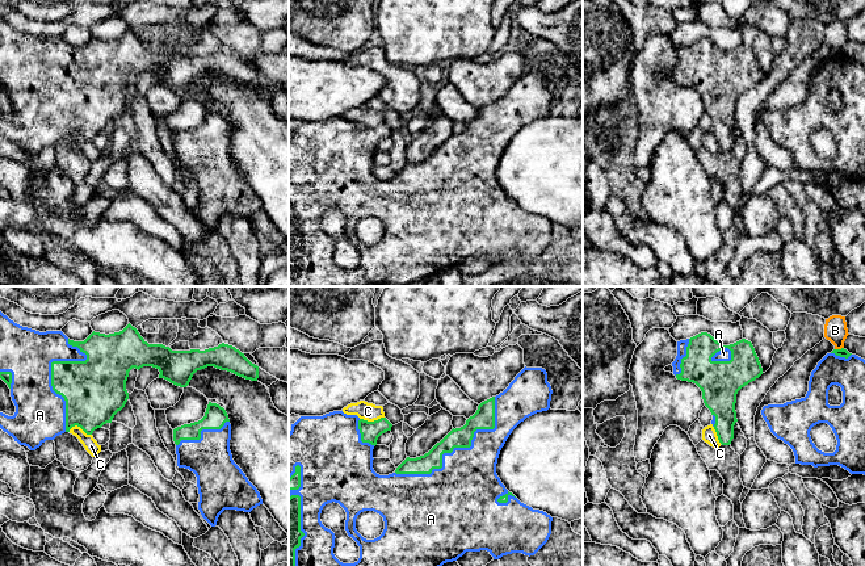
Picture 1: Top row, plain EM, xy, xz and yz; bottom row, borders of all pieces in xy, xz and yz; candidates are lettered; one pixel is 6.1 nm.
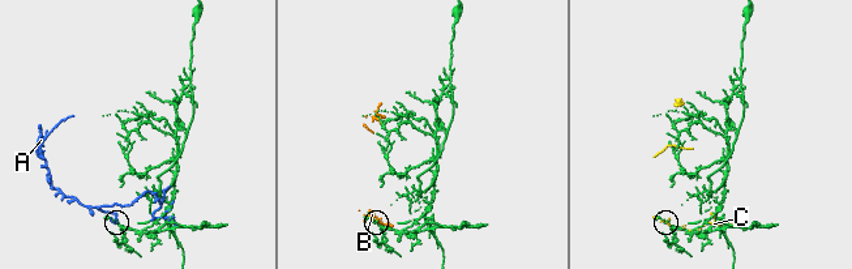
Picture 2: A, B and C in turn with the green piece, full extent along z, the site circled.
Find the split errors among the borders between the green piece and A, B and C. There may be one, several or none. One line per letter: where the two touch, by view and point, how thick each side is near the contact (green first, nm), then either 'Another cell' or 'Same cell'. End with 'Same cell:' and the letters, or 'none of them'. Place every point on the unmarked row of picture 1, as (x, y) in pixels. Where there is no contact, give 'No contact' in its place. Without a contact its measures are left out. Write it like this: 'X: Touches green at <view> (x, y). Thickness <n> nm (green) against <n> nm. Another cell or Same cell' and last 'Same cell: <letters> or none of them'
A: Touches green at xz (458, 152). Thickness 130 nm (green) against 380 nm. Same cell
B: Touches green at yz (839, 55). Thickness 50 nm (green) against 140 nm. Another cell
C: Touches green at xz (372, 128). Thickness 120 nm (green) against 110 nm. Another cell
Same cell: A

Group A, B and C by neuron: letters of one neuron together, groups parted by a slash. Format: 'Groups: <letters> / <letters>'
Groups: A / B / C

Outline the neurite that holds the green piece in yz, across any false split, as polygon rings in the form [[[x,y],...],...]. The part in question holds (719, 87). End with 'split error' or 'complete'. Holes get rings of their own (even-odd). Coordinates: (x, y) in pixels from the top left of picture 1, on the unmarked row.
[[[701,38],[677,47],[677,62],[672,72],[677,85],[693,88],[701,95],[719,148],[730,151],[738,127],[736,100],[763,80],[752,49],[742,45],[723,51],[710,39]]]; split error

